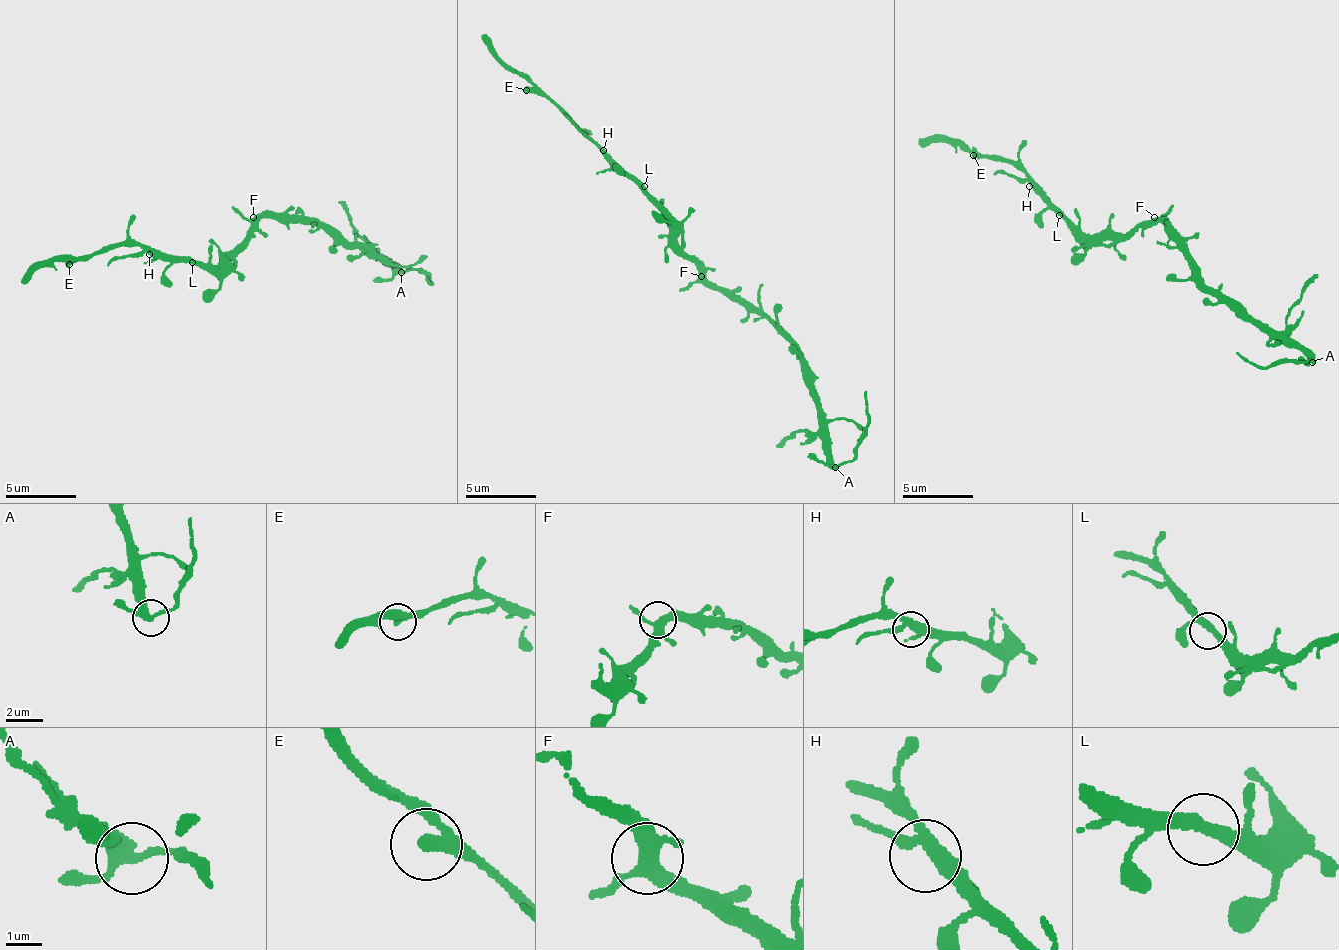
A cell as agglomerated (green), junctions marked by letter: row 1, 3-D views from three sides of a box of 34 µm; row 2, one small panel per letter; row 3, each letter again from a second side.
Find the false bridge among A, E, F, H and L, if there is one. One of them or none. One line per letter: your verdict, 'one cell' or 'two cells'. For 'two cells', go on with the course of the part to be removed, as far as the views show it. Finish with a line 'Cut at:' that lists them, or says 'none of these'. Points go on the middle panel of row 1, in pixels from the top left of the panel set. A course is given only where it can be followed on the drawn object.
A: two cells; course (836, 466), (854, 459), (868, 422), (865, 391)
E: one cell
F: one cell
H: one cell
L: one cell
Cut at: A

